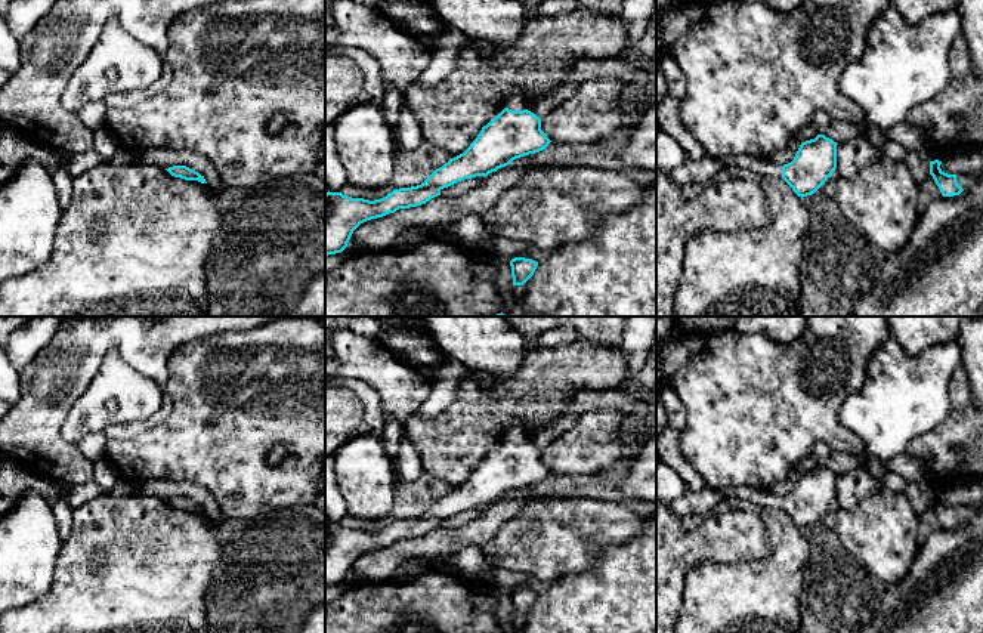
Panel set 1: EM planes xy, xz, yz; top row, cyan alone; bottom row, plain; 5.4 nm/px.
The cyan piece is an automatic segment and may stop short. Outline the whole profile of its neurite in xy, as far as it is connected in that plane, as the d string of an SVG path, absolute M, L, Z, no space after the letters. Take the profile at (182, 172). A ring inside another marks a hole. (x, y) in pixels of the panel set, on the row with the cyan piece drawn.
M173 166L166 170L174 177L180 177L185 180L198 180L201 183L207 183L204 176L201 176L198 172L195 172L186 166Z

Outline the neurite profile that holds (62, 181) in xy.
M61 166L58 170L52 173L52 179L58 192L59 207L64 210L71 203L72 195L72 177L69 173Z

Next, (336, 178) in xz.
M325 124L325 189L340 192L347 183L346 170L340 163L333 124Z

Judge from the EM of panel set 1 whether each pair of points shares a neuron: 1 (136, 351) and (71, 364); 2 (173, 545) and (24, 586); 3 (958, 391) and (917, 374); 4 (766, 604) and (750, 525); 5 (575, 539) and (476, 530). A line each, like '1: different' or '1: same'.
1: same
2: different
3: different
4: different
5: different

